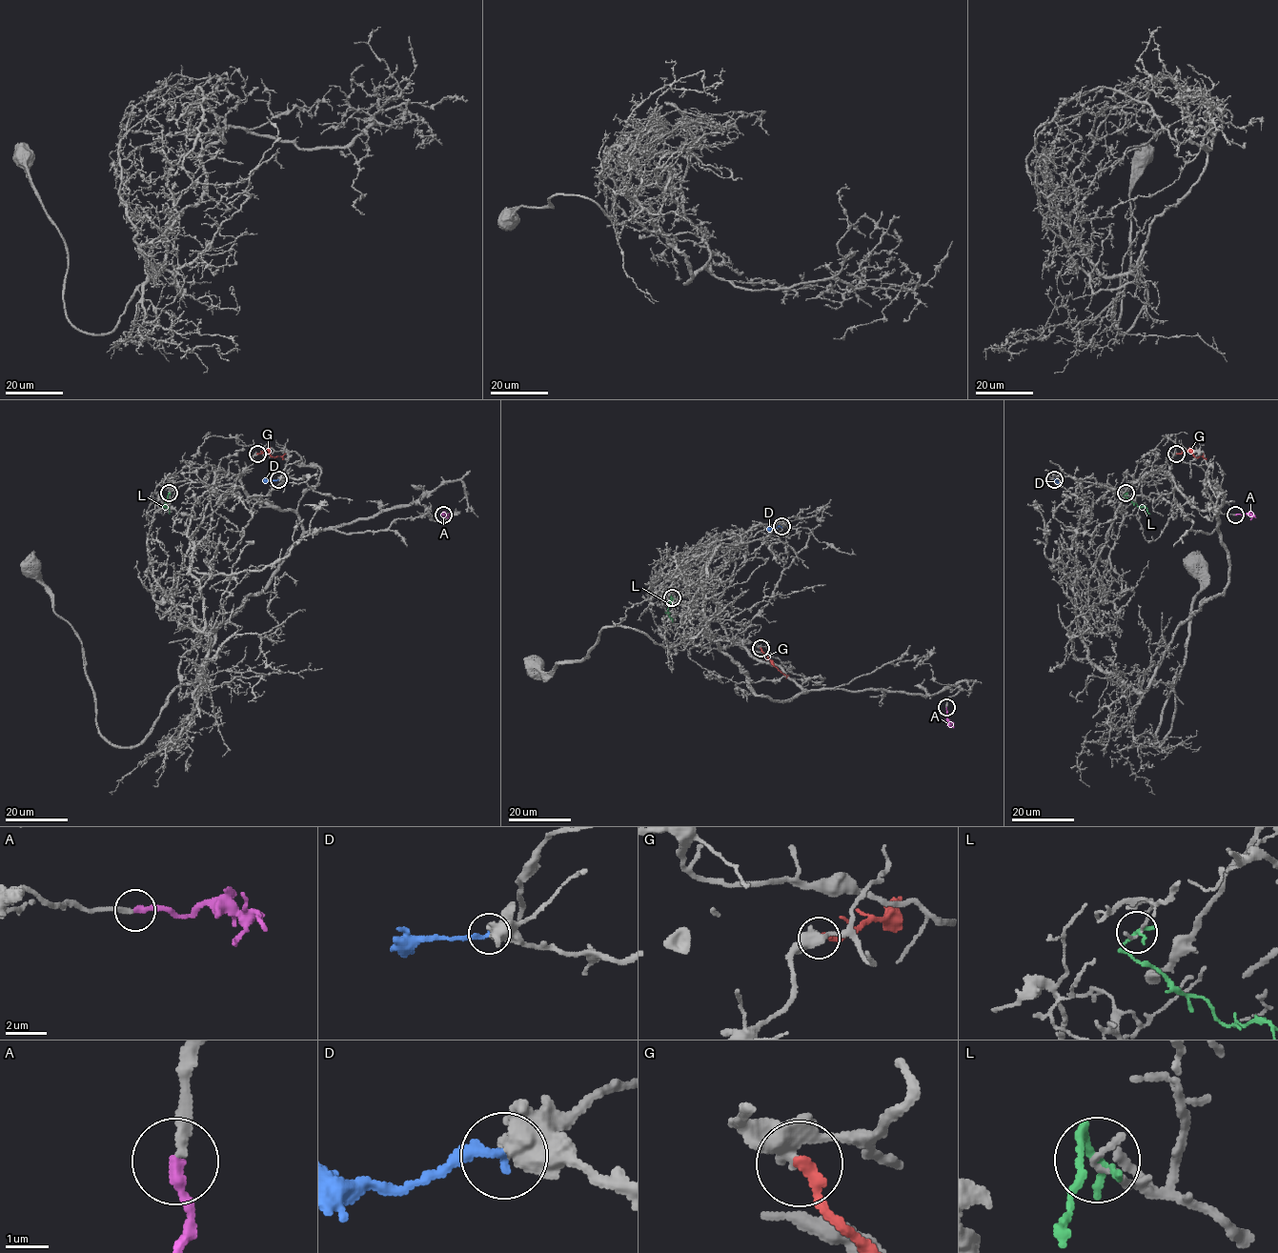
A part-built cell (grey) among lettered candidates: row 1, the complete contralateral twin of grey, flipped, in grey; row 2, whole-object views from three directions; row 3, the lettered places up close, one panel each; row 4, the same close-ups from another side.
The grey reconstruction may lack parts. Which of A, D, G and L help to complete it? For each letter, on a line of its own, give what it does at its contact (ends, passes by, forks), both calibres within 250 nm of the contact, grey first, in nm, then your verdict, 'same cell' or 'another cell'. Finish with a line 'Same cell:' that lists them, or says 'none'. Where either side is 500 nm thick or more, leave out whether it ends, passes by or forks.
A: it ends there; 240 nm thick on the grey side, 280 nm on the other; same cell
D: it ends there; 480 nm thick on the grey side, 240 nm on the other; same cell
G: it ends there; 400 nm thick on the grey side, 260 nm on the other; another cell
L: it ends there; 150 nm thick on the grey side, 220 nm on the other; another cell
Same cell: A, D

